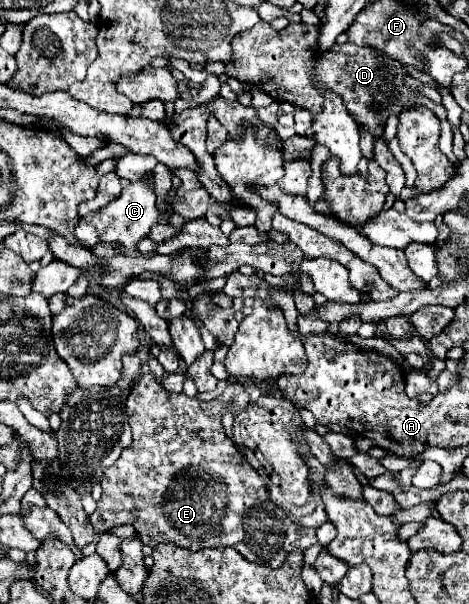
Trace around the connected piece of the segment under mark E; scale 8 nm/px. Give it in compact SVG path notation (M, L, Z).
M141 373L127 397L127 413L129 413L129 423L131 423L131 429L133 429L133 443L131 447L123 449L121 457L105 469L103 477L101 477L101 487L103 487L103 495L97 503L97 509L95 513L91 515L91 523L93 527L99 531L99 533L105 533L107 529L111 527L117 527L117 525L125 525L125 523L131 523L137 531L139 531L139 539L143 545L149 545L149 547L157 547L159 543L167 543L167 541L173 541L181 547L187 547L191 551L199 551L199 549L207 549L207 547L233 547L237 549L247 561L253 561L253 563L259 563L259 565L267 565L267 567L281 567L281 563L285 561L285 557L293 551L293 549L307 549L311 545L317 543L317 537L315 537L315 529L309 529L309 527L301 527L301 525L295 525L289 521L289 517L269 499L269 493L267 493L267 487L263 481L255 481L253 477L253 469L247 465L247 461L243 459L243 455L235 449L233 441L225 435L225 429L223 429L223 413L227 410L233 410L234 415L242 411L249 403L249 395L243 391L241 383L233 383L228 385L227 389L217 399L211 399L211 401L199 401L199 399L191 399L183 393L169 393L161 387L161 383L151 375L151 373Z

